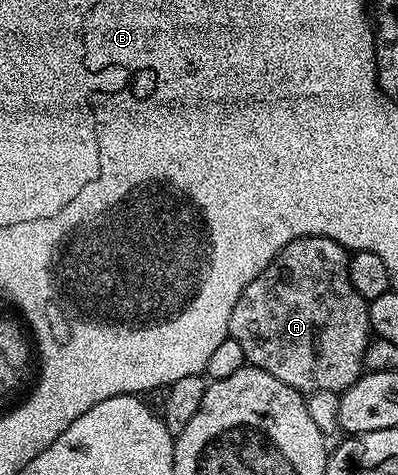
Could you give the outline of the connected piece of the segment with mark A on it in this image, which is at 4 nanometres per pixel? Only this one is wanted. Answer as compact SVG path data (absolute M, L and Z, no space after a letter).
M299 238L290 244L286 244L286 248L282 248L280 255L240 293L238 304L234 304L234 312L230 312L228 332L230 337L238 340L245 359L251 365L258 367L259 370L270 372L270 376L278 376L278 380L282 380L282 384L290 384L290 388L301 392L317 390L343 392L349 390L355 384L364 370L364 353L368 348L370 335L372 334L372 324L368 315L368 302L356 291L354 284L350 282L350 276L348 275L349 257L349 251L345 250L340 243L329 238Z

